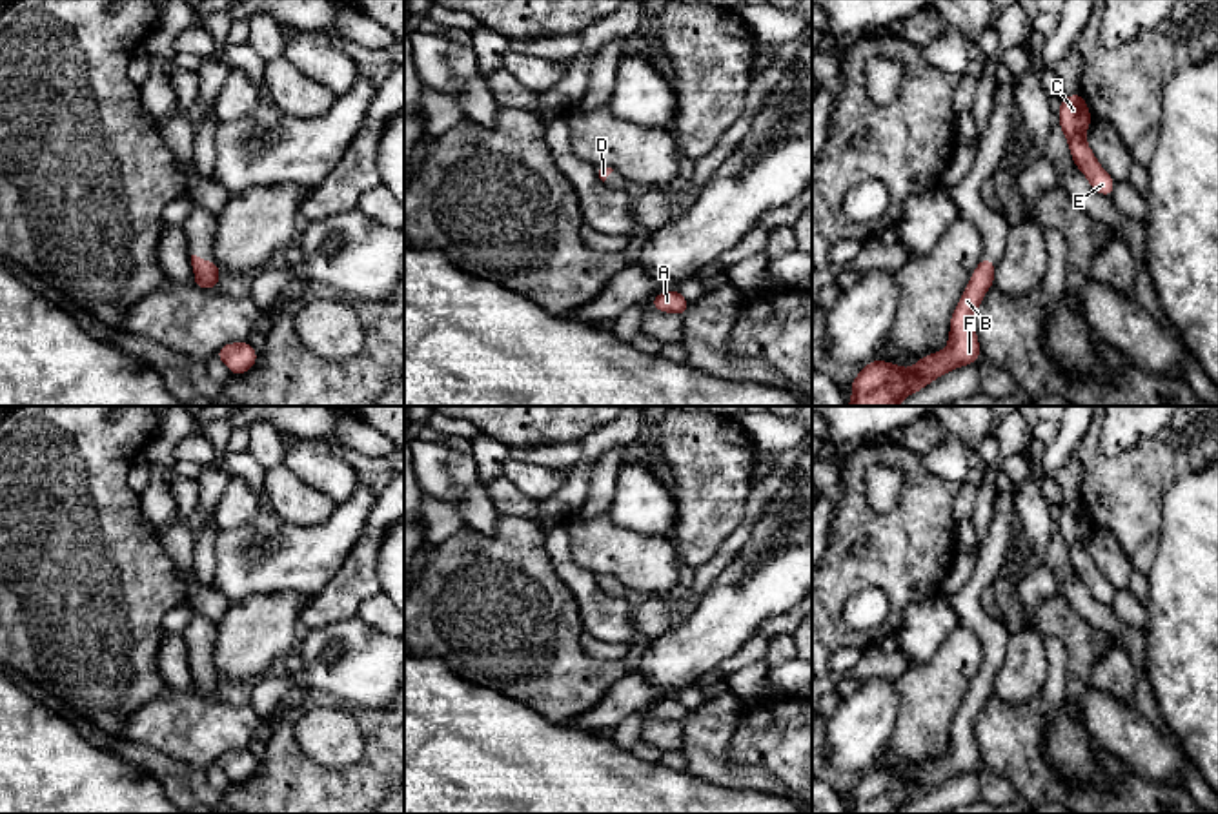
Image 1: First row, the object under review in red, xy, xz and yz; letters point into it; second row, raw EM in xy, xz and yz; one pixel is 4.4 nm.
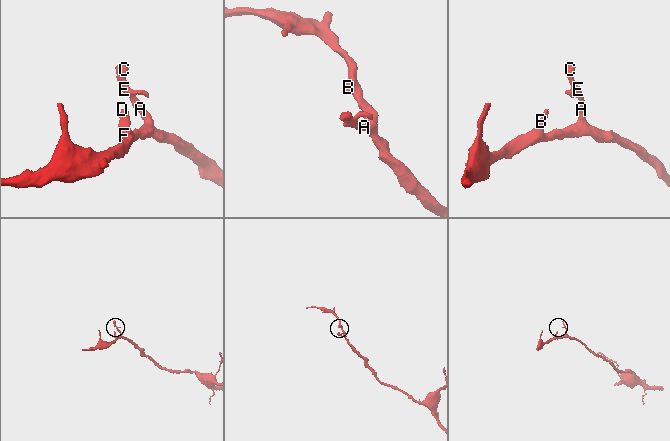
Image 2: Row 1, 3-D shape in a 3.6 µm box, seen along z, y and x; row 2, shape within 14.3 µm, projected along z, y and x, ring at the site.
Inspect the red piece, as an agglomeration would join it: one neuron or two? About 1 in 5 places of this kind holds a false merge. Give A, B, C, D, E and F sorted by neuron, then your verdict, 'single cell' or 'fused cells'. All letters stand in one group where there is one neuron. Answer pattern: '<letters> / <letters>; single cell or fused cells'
A B C D E F; single cell

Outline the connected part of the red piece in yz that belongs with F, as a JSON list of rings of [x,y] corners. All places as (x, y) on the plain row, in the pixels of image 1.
[[[981,665],[950,725],[949,752],[943,759],[927,761],[910,778],[874,767],[850,790],[852,809],[847,814],[898,814],[934,787],[967,772],[976,772],[981,756],[976,743],[976,717],[994,692],[998,670]]]

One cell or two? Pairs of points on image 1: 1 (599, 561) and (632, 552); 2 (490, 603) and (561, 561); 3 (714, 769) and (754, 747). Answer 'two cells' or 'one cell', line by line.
1: one cell
2: two cells
3: two cells

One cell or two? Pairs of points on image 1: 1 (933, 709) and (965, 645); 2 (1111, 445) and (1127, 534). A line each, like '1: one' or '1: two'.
1: one
2: two

